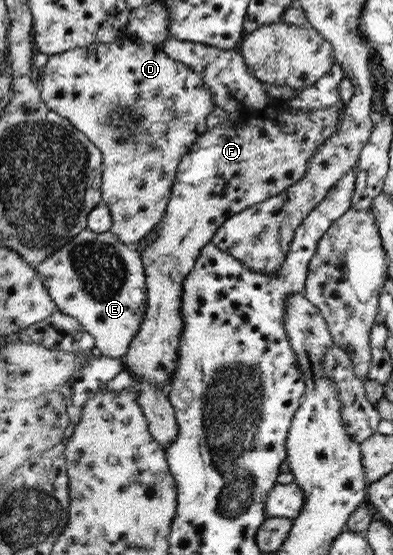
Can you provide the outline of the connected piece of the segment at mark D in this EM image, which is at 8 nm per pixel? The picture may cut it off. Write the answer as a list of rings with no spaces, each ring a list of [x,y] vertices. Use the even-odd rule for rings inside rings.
[[[129,36],[127,42],[92,44],[66,53],[53,54],[49,57],[49,61],[43,67],[43,70],[45,74],[40,83],[43,86],[42,96],[46,105],[49,105],[52,111],[73,122],[73,125],[86,133],[89,139],[94,141],[104,153],[104,201],[112,209],[115,221],[112,232],[116,233],[121,241],[127,242],[130,246],[138,247],[139,243],[166,218],[177,176],[184,163],[184,157],[192,152],[197,140],[201,139],[209,130],[209,116],[215,112],[218,104],[216,95],[205,78],[197,73],[197,70],[194,70],[185,62],[177,61],[176,58],[171,57],[166,53],[165,47],[141,41],[134,36]]]

